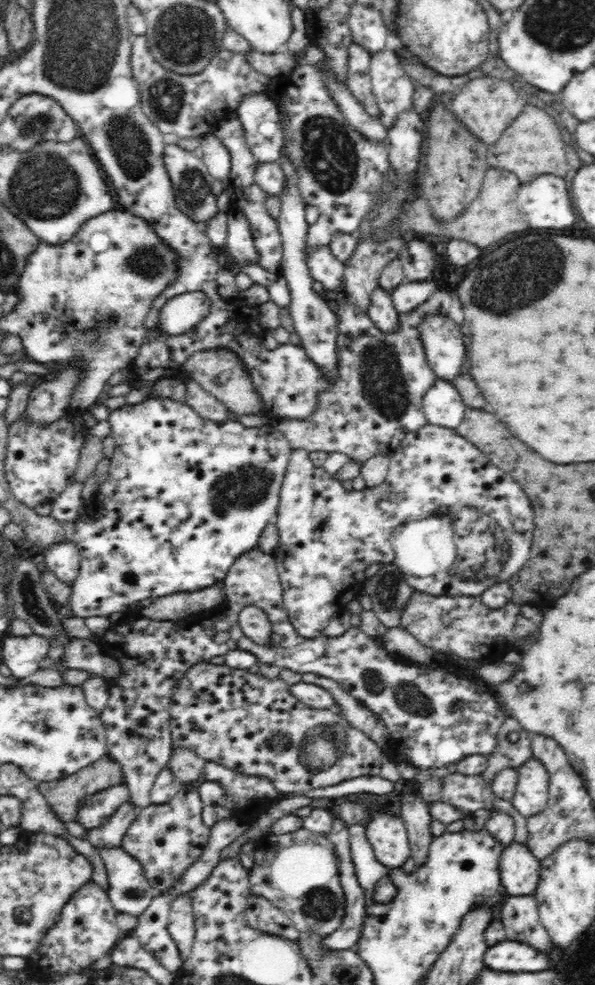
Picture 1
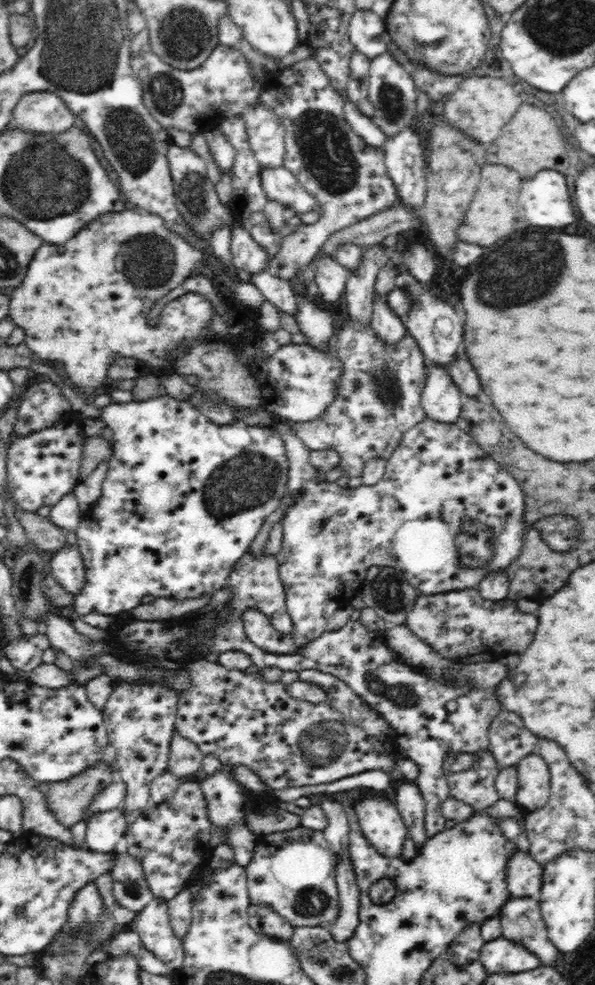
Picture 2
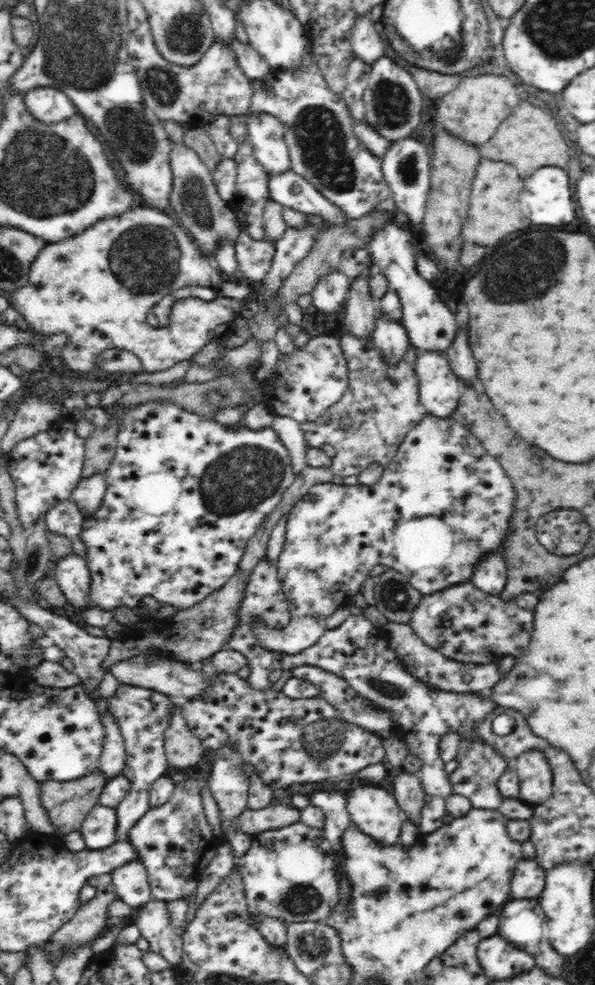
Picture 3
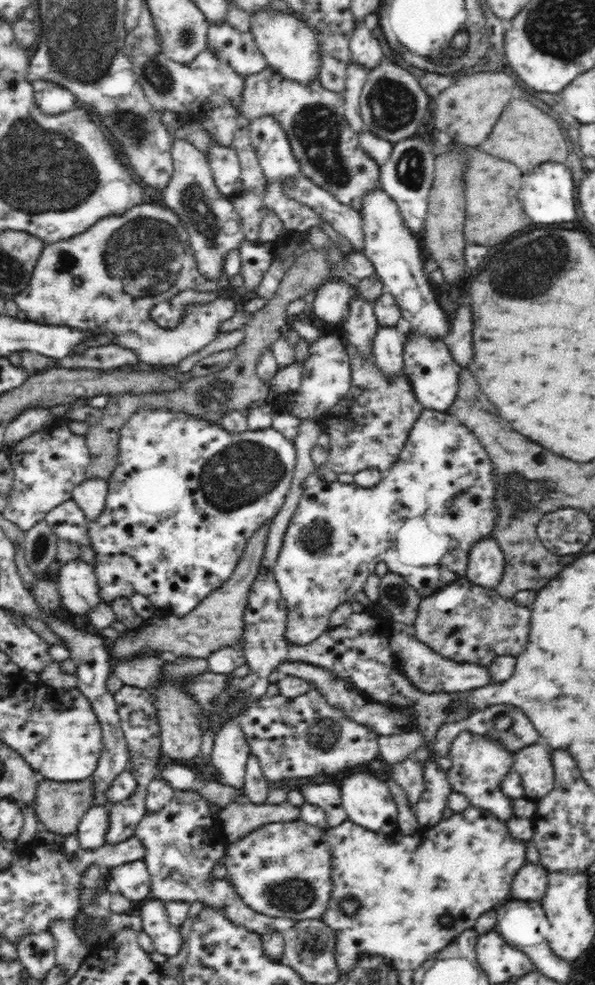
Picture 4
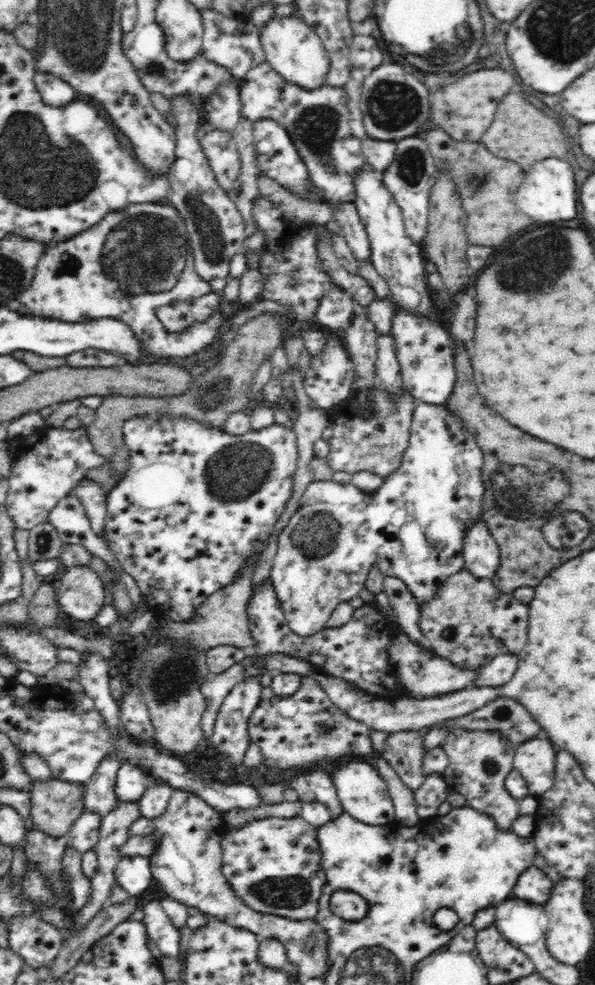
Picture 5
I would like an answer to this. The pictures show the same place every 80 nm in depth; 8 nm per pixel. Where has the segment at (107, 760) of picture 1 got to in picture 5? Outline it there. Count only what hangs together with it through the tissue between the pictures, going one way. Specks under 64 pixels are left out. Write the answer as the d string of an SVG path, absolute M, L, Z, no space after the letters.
M60 779L36 781L29 791L30 822L35 833L43 832L50 837L61 837L68 833L69 827L86 810L84 806L84 785L74 784Z

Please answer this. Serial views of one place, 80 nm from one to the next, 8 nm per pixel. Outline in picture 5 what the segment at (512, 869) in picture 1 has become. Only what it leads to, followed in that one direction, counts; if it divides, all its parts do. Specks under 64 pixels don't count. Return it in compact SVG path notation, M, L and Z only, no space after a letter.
M532 865L520 874L512 897L544 904L550 898L552 888L554 888L552 879L544 873L544 870Z

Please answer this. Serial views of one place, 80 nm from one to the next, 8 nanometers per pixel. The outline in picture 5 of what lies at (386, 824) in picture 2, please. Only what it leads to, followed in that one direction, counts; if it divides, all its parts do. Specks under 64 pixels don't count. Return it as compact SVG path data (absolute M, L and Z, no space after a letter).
M350 760L342 766L338 766L331 779L334 780L343 811L352 818L364 823L396 822L395 808L386 781L378 774L374 766L366 764L364 760Z

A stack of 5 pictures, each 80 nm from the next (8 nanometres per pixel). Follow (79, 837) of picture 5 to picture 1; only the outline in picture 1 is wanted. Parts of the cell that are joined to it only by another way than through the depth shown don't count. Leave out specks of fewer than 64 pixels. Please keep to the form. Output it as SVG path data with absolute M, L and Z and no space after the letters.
M128 800L119 806L114 815L110 815L96 827L90 827L85 837L93 848L120 847L124 834L128 832L138 812L139 810L134 809Z

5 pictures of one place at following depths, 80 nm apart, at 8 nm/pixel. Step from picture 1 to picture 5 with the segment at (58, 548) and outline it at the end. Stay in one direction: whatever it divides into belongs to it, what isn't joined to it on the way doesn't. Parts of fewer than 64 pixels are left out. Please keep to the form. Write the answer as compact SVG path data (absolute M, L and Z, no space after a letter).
M74 566L52 583L60 611L76 620L92 620L106 604L103 581L89 567Z

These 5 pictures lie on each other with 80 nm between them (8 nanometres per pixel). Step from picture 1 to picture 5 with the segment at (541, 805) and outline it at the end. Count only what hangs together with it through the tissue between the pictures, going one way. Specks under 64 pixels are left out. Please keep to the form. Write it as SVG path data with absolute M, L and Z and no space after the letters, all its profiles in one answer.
M533 737L516 746L513 765L524 777L530 796L538 797L552 788L556 753L548 738Z

